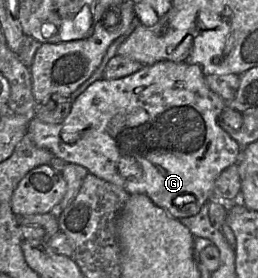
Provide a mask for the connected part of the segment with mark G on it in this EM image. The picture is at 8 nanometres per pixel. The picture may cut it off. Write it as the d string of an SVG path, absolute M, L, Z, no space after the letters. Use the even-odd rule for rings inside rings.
M160 61L151 65L143 66L137 72L119 79L108 80L102 78L93 82L83 93L74 99L68 116L60 124L49 124L40 121L32 116L29 121L25 140L29 140L35 146L49 150L54 157L64 160L67 163L74 163L83 166L92 175L108 181L124 189L129 195L145 194L158 207L163 208L175 219L187 218L196 215L205 203L212 200L214 183L219 175L229 166L238 163L241 157L242 147L235 141L221 126L220 116L223 113L226 103L220 96L210 90L205 81L202 68L196 64L173 63L171 61ZM122 157L129 157L135 160L142 169L142 177L139 180L129 180L120 175L118 162Z

